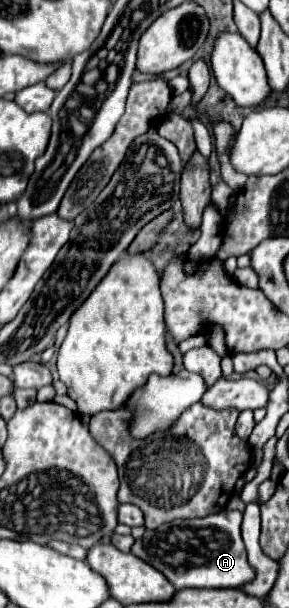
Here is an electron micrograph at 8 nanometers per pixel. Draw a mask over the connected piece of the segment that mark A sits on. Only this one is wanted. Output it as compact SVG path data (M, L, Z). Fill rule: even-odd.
M222 510L206 518L168 522L156 530L146 530L130 548L134 556L160 570L176 590L184 588L238 588L254 578L248 566L244 542L240 538L240 510Z

